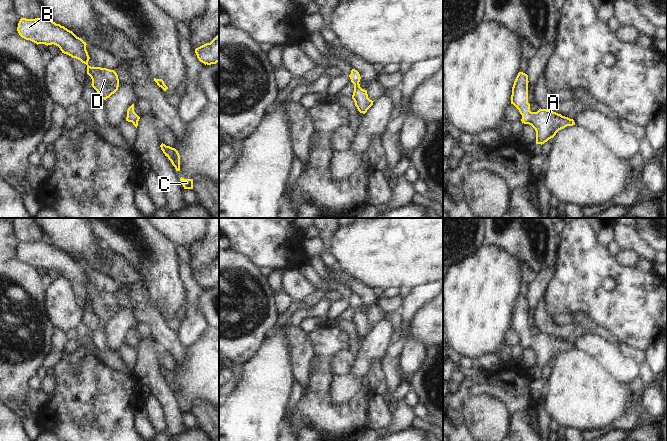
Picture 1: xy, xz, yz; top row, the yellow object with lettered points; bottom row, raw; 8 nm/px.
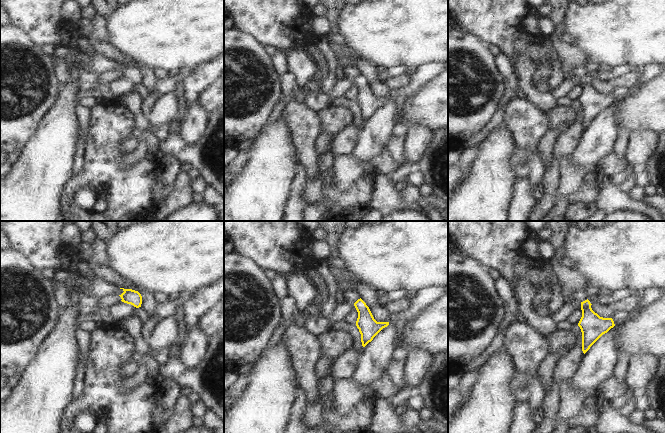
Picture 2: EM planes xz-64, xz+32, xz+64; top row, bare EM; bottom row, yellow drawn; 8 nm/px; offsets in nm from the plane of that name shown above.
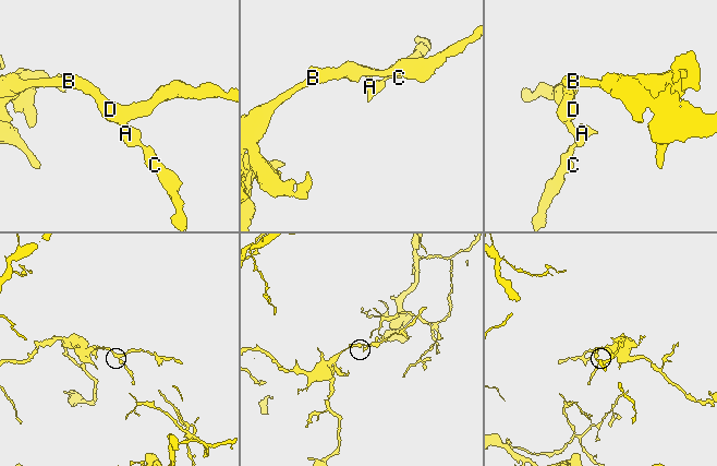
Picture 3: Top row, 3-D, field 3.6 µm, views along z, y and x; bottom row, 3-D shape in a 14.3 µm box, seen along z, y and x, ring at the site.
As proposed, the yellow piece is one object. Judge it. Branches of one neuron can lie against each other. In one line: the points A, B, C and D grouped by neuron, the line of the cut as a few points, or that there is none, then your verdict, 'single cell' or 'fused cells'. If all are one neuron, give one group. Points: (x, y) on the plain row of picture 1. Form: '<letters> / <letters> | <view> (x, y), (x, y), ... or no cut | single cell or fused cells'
A B C D | no cut | single cell

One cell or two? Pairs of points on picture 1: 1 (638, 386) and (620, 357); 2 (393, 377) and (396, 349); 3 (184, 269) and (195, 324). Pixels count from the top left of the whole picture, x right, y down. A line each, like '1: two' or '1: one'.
1: two
2: one
3: one

